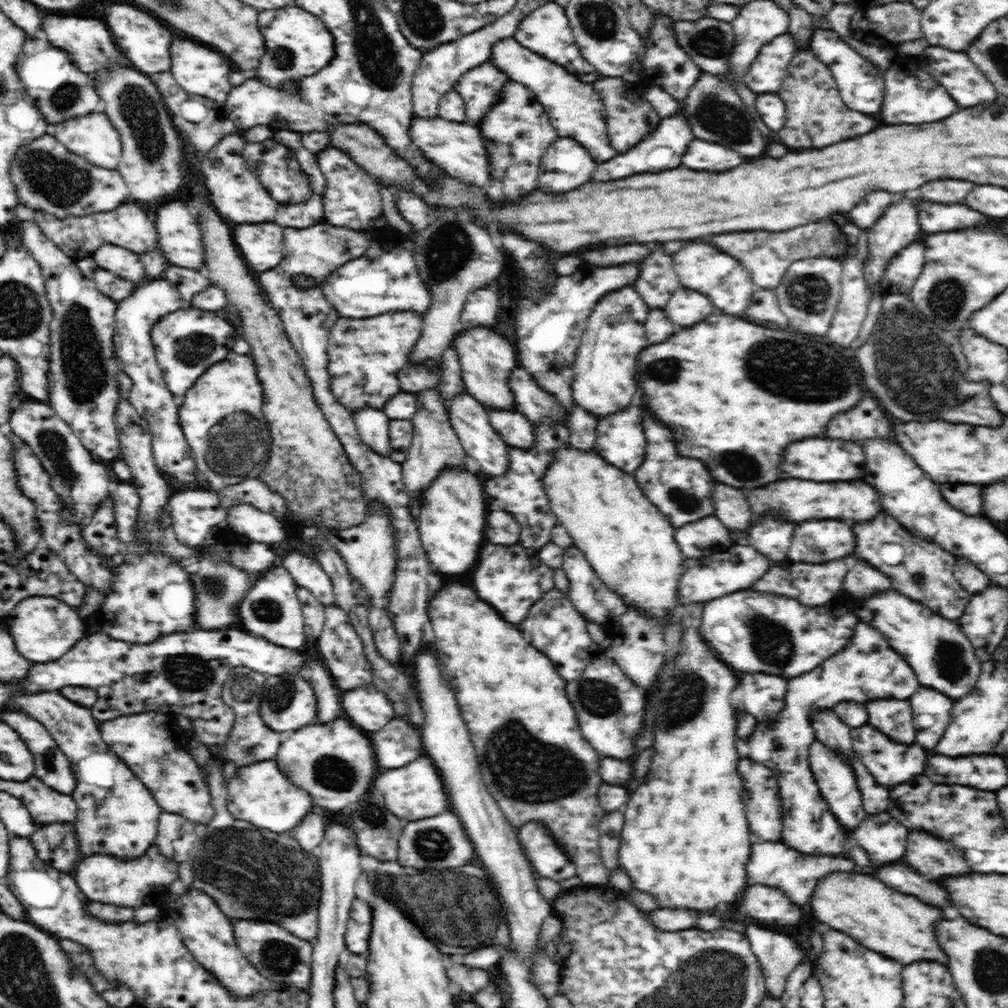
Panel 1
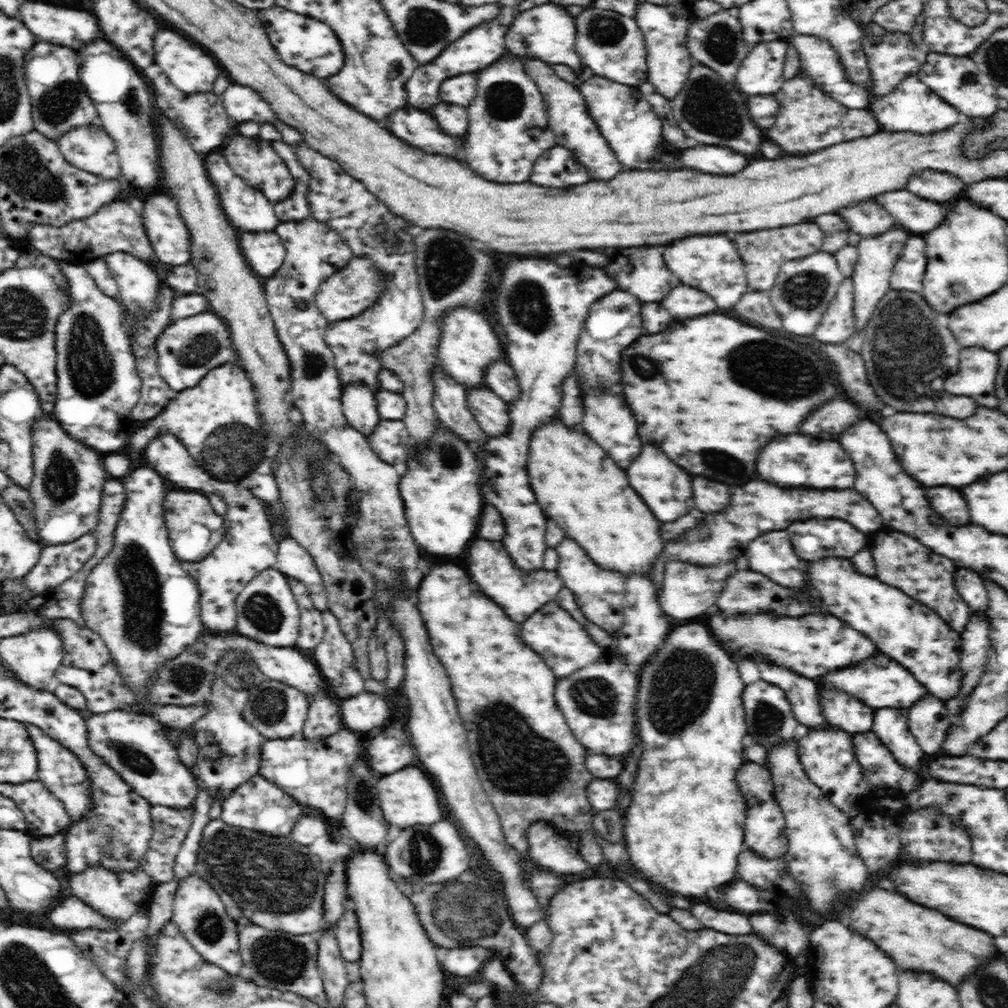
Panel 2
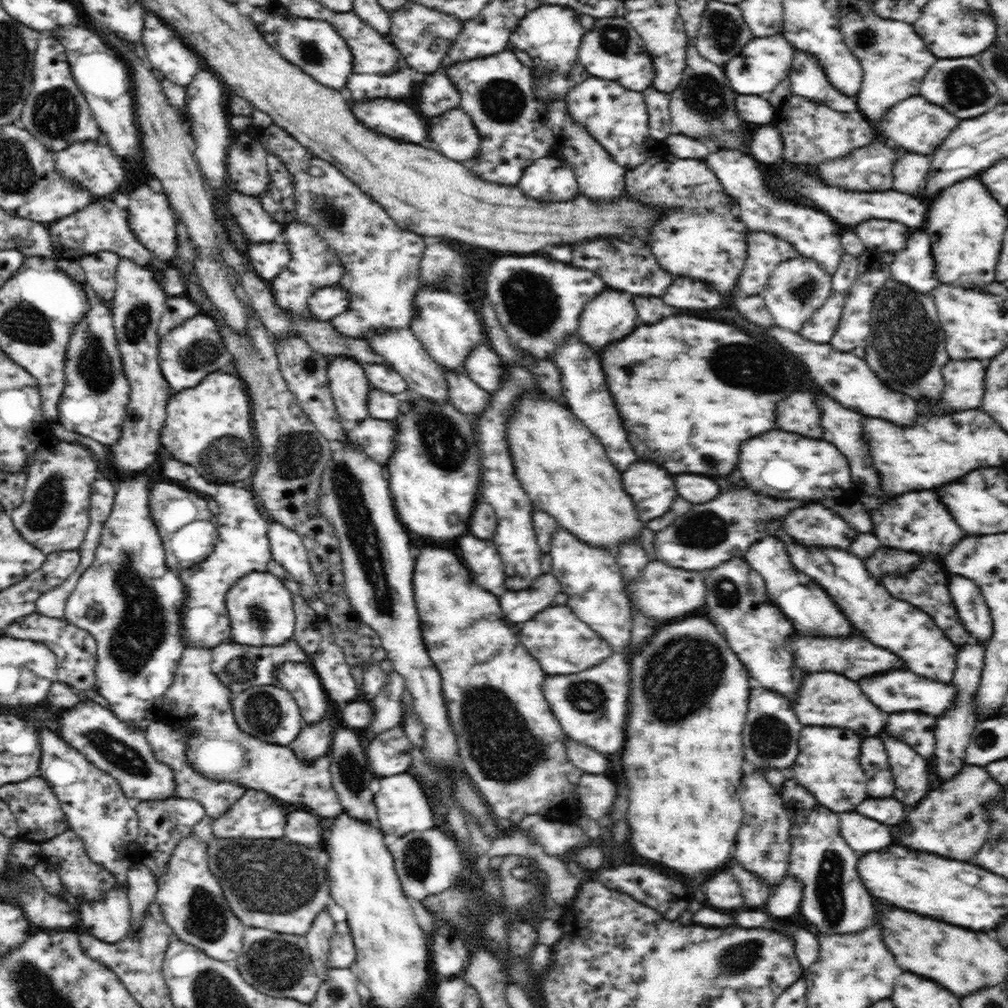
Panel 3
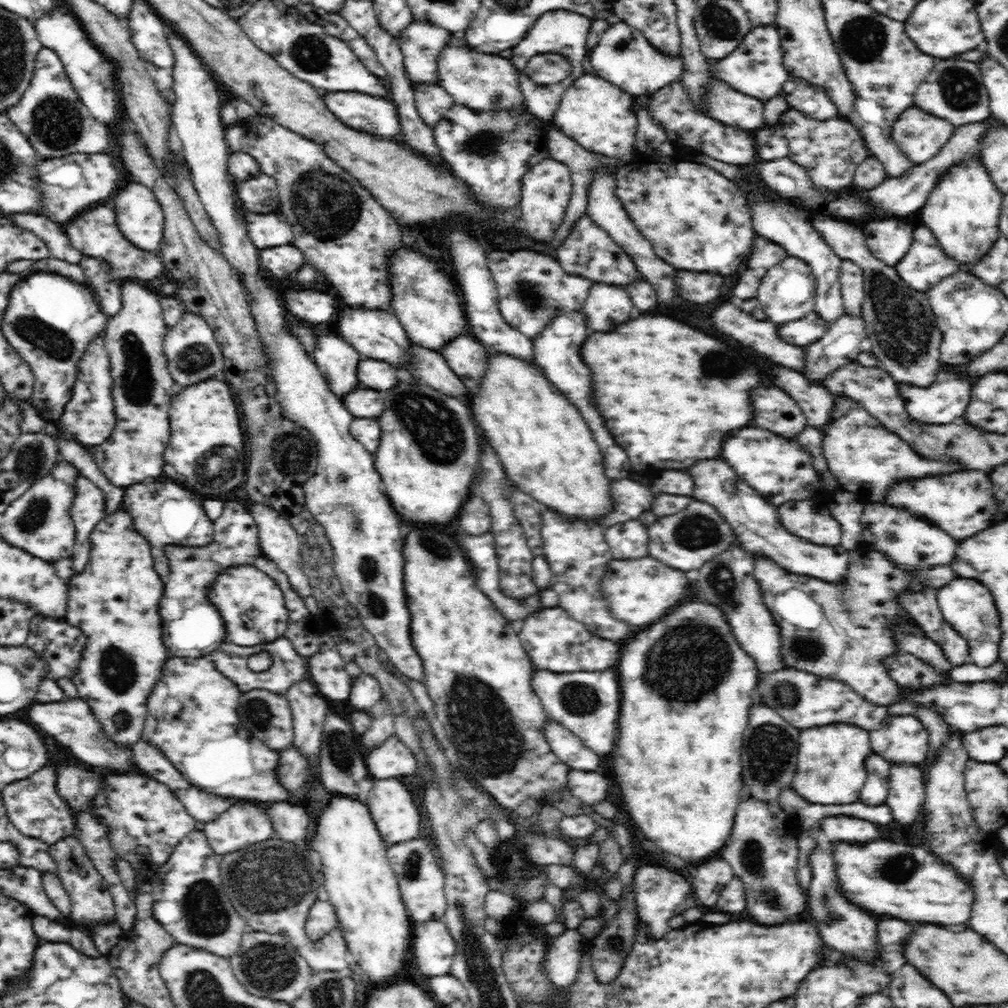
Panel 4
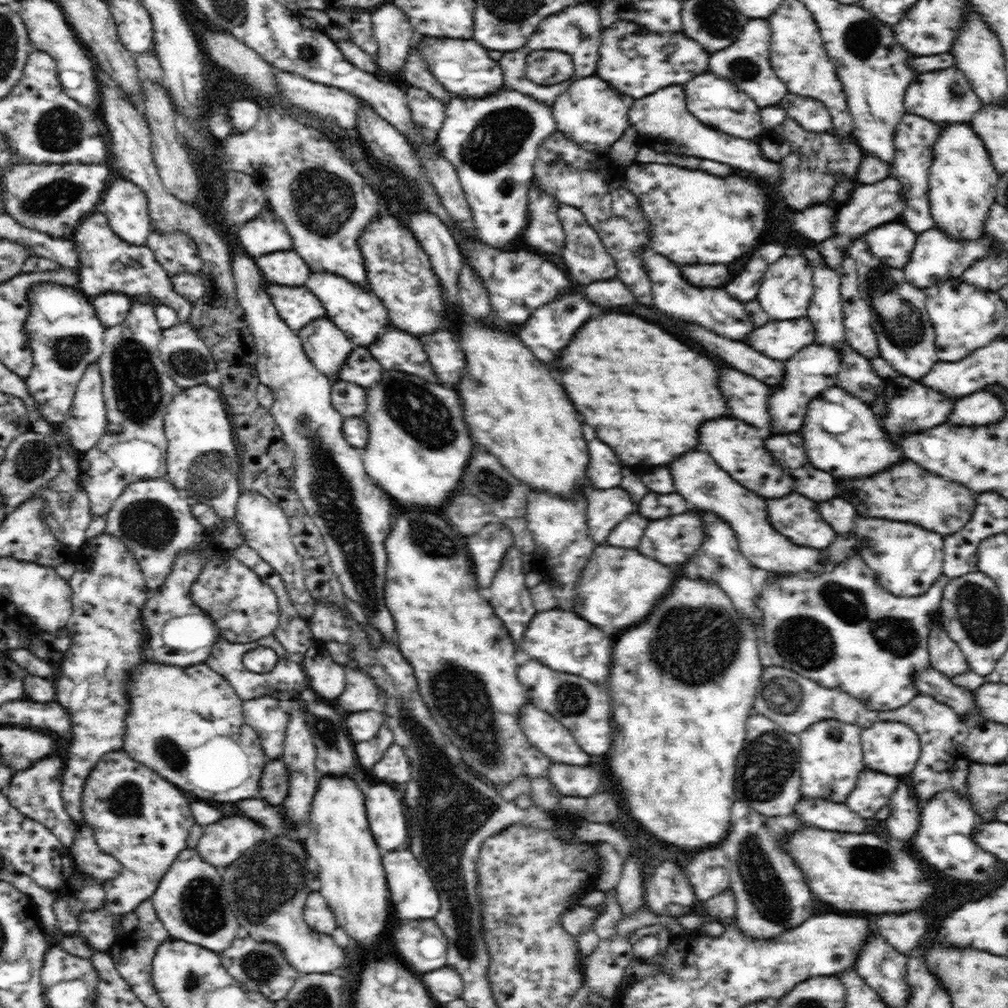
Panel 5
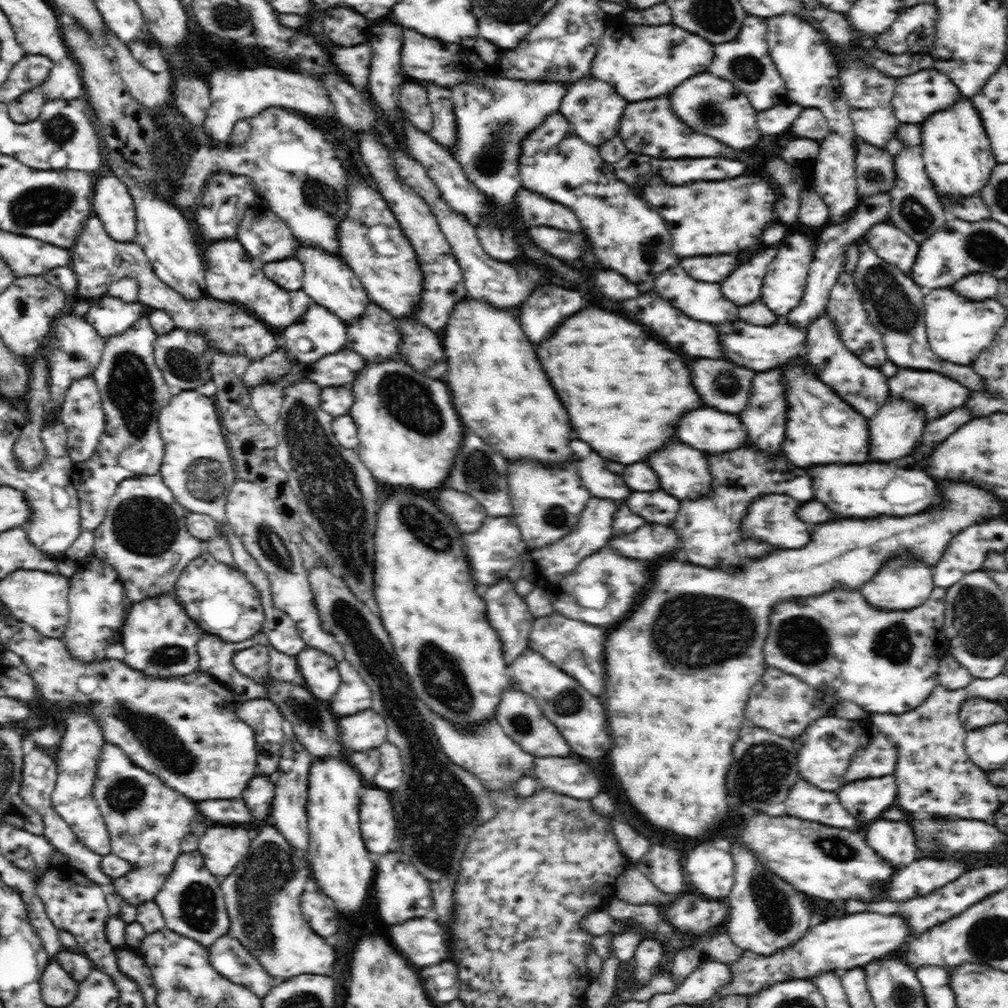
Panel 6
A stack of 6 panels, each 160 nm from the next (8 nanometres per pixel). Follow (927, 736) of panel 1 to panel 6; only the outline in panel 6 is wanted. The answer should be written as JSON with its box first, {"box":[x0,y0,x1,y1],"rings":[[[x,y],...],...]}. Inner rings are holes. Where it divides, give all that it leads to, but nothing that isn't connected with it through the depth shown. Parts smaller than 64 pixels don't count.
{"box":[846,726,898,784],"rings":[[[874,726],[866,730],[870,742],[853,754],[849,769],[846,770],[846,784],[862,778],[881,778],[894,774],[898,751],[895,743],[885,734],[880,734]]]}

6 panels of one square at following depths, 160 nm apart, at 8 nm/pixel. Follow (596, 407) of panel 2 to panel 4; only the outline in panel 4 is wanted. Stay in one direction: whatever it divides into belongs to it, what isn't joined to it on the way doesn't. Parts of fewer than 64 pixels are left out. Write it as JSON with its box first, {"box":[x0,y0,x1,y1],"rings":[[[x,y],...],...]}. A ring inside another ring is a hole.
{"box":[531,309,628,480],"rings":[[[578,309],[574,314],[558,314],[558,318],[554,318],[554,322],[550,326],[546,326],[546,330],[543,330],[540,336],[534,337],[531,341],[538,368],[546,374],[546,378],[550,382],[554,382],[562,390],[562,394],[566,394],[566,398],[582,412],[584,420],[588,422],[588,426],[590,426],[600,450],[602,450],[606,474],[610,474],[610,480],[626,478],[628,476],[628,470],[626,470],[628,468],[628,456],[618,444],[614,444],[614,438],[606,430],[602,416],[592,406],[590,370],[582,362],[582,356],[580,356],[580,346],[582,346],[584,340],[586,340],[586,322],[584,322],[582,310]]]}

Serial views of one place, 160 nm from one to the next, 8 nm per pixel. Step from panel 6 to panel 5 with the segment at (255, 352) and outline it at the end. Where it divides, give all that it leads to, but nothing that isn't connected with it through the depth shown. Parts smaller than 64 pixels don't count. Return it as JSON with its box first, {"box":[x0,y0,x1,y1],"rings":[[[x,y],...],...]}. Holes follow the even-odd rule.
{"box":[71,211,193,323],"rings":[[[95,211],[86,216],[75,228],[71,238],[79,254],[79,264],[76,267],[76,271],[80,278],[80,282],[77,286],[82,287],[82,292],[84,292],[84,294],[96,296],[102,293],[121,293],[130,298],[150,296],[150,300],[152,298],[152,301],[158,302],[158,305],[166,305],[172,308],[177,313],[180,323],[189,321],[193,308],[192,304],[174,291],[171,277],[168,276],[168,273],[164,270],[161,263],[157,261],[153,250],[150,250],[150,247],[146,245],[131,245],[129,242],[122,240],[111,229],[108,219],[103,212],[98,213]]]}

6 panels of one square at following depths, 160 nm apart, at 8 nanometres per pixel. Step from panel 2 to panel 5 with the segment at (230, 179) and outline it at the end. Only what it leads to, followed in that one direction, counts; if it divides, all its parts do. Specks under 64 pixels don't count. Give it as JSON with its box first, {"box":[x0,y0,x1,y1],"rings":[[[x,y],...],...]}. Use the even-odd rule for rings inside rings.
{"box":[237,207,293,259],"rings":[[[269,207],[240,225],[237,233],[239,245],[254,259],[278,250],[293,250],[293,240],[284,221]]]}

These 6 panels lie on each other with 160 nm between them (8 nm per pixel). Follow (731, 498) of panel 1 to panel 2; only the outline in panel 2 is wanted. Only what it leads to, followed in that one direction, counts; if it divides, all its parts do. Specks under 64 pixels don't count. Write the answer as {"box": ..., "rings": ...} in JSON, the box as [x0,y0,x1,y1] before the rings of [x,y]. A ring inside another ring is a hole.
{"box":[694,476,731,513],"rings":[[[694,476],[694,502],[704,513],[723,511],[729,503],[731,487]]]}

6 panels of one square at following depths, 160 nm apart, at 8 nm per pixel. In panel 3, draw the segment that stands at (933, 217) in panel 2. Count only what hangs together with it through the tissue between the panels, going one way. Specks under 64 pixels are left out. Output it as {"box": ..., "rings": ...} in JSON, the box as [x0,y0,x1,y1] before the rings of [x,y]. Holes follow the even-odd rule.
{"box":[778,162,928,230],"rings":[[[782,162],[778,166],[778,170],[782,170],[782,182],[794,182],[794,186],[798,186],[798,190],[802,190],[802,194],[806,194],[806,198],[814,198],[814,206],[826,214],[830,214],[836,222],[840,224],[850,224],[854,226],[860,222],[864,222],[870,218],[884,218],[910,226],[912,230],[920,230],[926,222],[926,210],[928,204],[920,202],[908,194],[900,194],[894,190],[888,192],[874,192],[874,194],[864,194],[864,192],[846,192],[846,190],[830,190],[830,186],[822,186],[822,182],[814,182],[814,178],[810,178],[810,174],[806,174],[804,170],[800,170],[798,166],[790,164],[790,162]]]}

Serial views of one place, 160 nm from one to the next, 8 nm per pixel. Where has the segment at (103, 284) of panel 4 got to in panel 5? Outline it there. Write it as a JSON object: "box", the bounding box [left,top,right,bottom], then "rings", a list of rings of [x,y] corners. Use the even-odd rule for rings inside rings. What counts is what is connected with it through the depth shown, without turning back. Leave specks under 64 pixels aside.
{"box":[94,293,132,329],"rings":[[[102,293],[94,297],[94,311],[106,329],[122,325],[131,304],[132,298],[121,293]]]}

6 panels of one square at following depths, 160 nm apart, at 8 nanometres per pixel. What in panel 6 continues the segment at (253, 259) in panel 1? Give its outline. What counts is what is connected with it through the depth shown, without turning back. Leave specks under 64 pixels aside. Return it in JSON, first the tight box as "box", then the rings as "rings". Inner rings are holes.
{"box":[262,256,304,291],"rings":[[[295,256],[263,263],[262,270],[266,277],[286,291],[302,289],[304,269]]]}

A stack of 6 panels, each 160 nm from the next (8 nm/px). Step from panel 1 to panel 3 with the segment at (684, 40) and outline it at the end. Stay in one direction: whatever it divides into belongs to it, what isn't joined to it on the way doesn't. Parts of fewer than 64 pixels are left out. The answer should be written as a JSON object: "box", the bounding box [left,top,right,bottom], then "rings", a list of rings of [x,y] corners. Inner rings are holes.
{"box":[691,1,752,67],"rings":[[[711,1],[702,13],[698,34],[694,36],[691,43],[694,44],[700,56],[715,65],[723,67],[729,60],[737,57],[742,52],[743,46],[746,46],[752,40],[752,37],[752,31],[746,24],[738,5],[727,5],[720,1]]]}

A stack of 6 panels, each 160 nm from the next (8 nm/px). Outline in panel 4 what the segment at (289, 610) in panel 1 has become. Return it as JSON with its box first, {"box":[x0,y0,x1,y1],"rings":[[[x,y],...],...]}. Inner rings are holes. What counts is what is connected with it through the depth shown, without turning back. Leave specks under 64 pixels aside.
{"box":[207,566,289,646],"rings":[[[252,566],[226,568],[207,588],[209,601],[222,615],[230,643],[238,646],[254,646],[275,641],[285,633],[289,624],[289,610],[285,607],[285,595],[270,575]]]}

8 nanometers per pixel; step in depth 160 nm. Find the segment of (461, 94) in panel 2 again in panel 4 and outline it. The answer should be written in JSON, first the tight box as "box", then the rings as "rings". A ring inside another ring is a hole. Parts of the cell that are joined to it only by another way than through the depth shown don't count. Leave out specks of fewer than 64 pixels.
{"box":[414,82,455,127],"rings":[[[439,82],[417,83],[414,87],[418,114],[428,126],[432,127],[436,122],[440,122],[455,103]]]}

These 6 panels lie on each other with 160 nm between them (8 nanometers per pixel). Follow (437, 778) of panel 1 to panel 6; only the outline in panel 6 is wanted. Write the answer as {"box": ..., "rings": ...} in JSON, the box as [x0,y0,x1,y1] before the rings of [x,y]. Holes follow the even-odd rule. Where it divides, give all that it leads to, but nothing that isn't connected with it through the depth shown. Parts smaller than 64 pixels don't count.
{"box":[359,786,398,857],"rings":[[[375,786],[361,789],[359,809],[360,831],[365,847],[377,857],[396,850],[394,842],[398,839],[396,818],[390,804],[390,794]]]}

